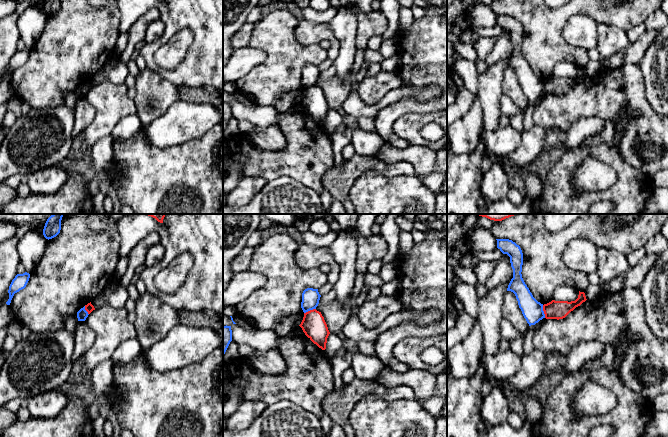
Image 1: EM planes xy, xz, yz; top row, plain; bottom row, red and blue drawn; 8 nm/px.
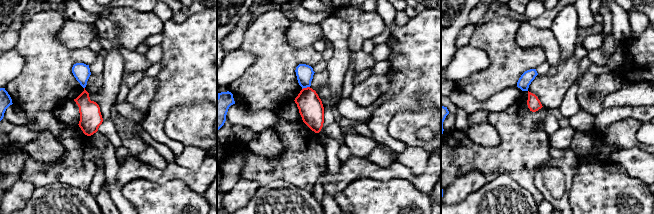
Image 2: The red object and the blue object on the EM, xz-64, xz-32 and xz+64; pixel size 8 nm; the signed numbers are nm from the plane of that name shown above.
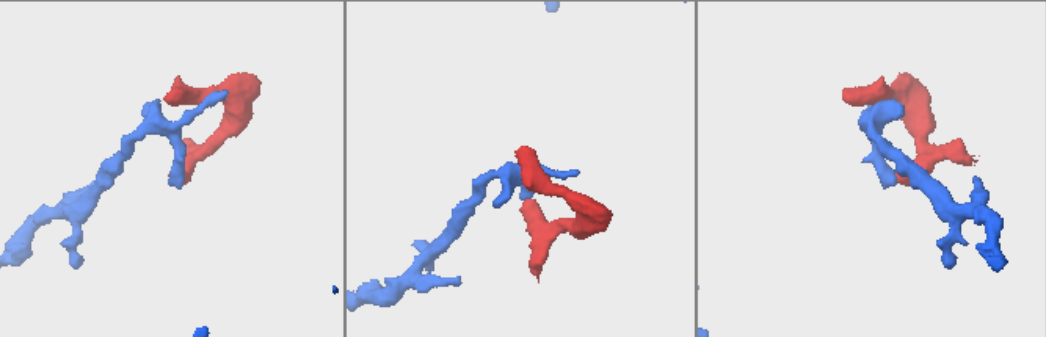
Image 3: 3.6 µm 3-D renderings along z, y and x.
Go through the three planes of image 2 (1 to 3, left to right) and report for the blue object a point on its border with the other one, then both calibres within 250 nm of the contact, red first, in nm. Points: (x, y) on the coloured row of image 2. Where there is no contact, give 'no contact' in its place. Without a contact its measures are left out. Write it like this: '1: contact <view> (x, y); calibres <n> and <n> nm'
1: no contact
2: contact xz-32 (305, 88); calibres 200 and 140 nm
3: no contact

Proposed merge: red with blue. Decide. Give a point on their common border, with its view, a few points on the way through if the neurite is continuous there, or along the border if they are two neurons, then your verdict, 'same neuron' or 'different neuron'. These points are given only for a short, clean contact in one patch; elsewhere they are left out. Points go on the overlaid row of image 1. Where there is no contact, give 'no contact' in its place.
meets red in yz at (543, 310); border along yz (542, 305), (545, 317); different neuron

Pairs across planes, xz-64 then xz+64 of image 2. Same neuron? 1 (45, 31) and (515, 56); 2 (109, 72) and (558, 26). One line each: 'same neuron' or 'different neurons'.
1: same neuron
2: same neuron

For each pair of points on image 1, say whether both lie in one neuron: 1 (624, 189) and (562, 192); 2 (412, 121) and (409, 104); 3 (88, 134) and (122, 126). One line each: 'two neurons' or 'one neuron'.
1: one neuron
2: two neurons
3: two neurons

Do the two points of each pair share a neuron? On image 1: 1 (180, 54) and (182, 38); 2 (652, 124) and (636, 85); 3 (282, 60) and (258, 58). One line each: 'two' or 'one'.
1: one
2: one
3: two

